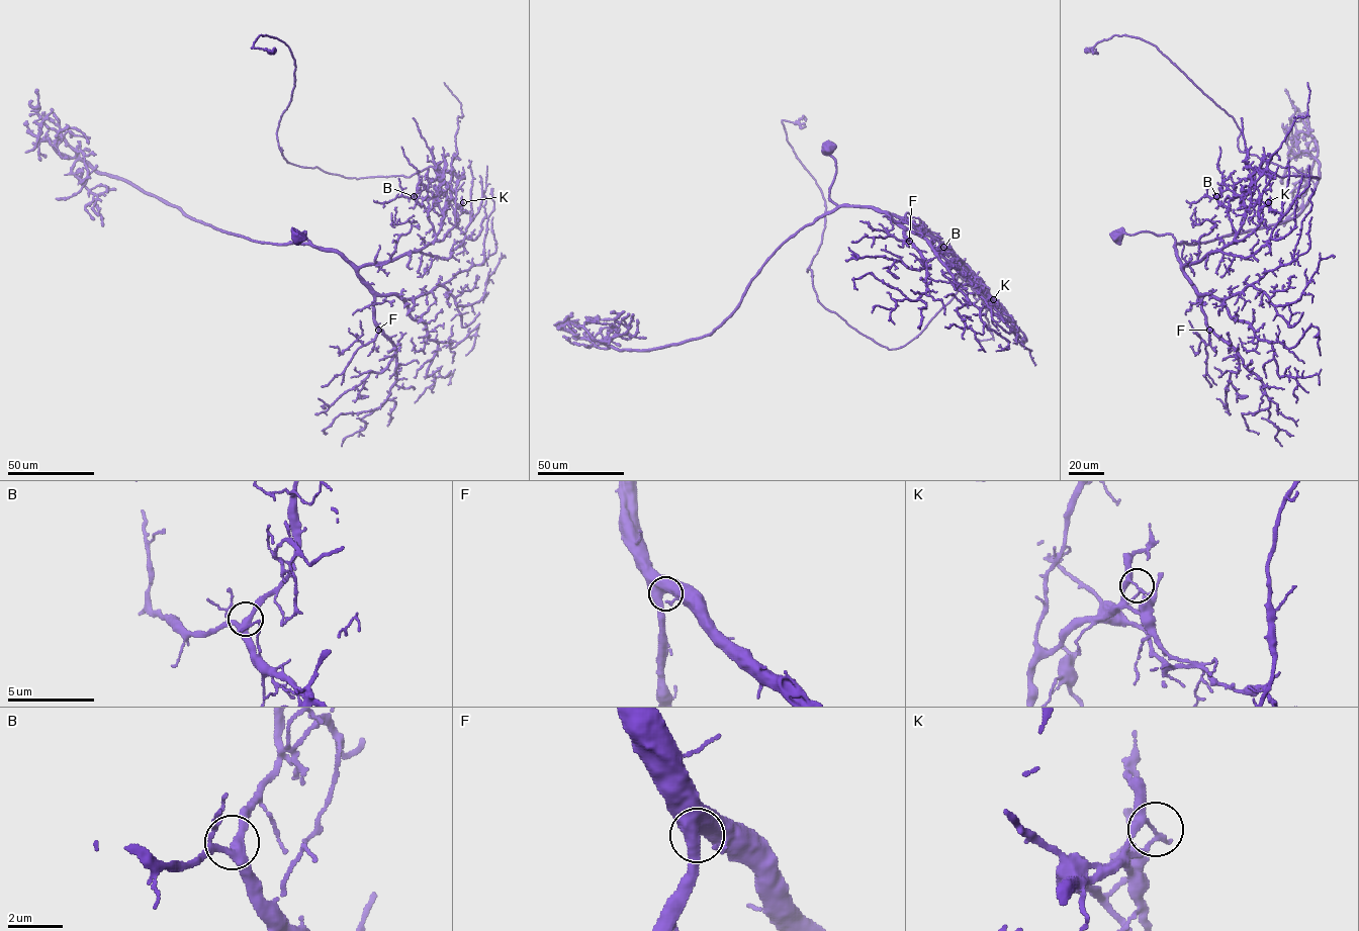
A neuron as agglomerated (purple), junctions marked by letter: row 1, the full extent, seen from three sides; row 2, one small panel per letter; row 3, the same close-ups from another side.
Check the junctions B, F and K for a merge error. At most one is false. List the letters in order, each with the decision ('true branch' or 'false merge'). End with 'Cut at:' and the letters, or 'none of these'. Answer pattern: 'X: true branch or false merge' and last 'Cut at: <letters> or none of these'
B: true branch
F: true branch
K: false merge
Cut at: K

